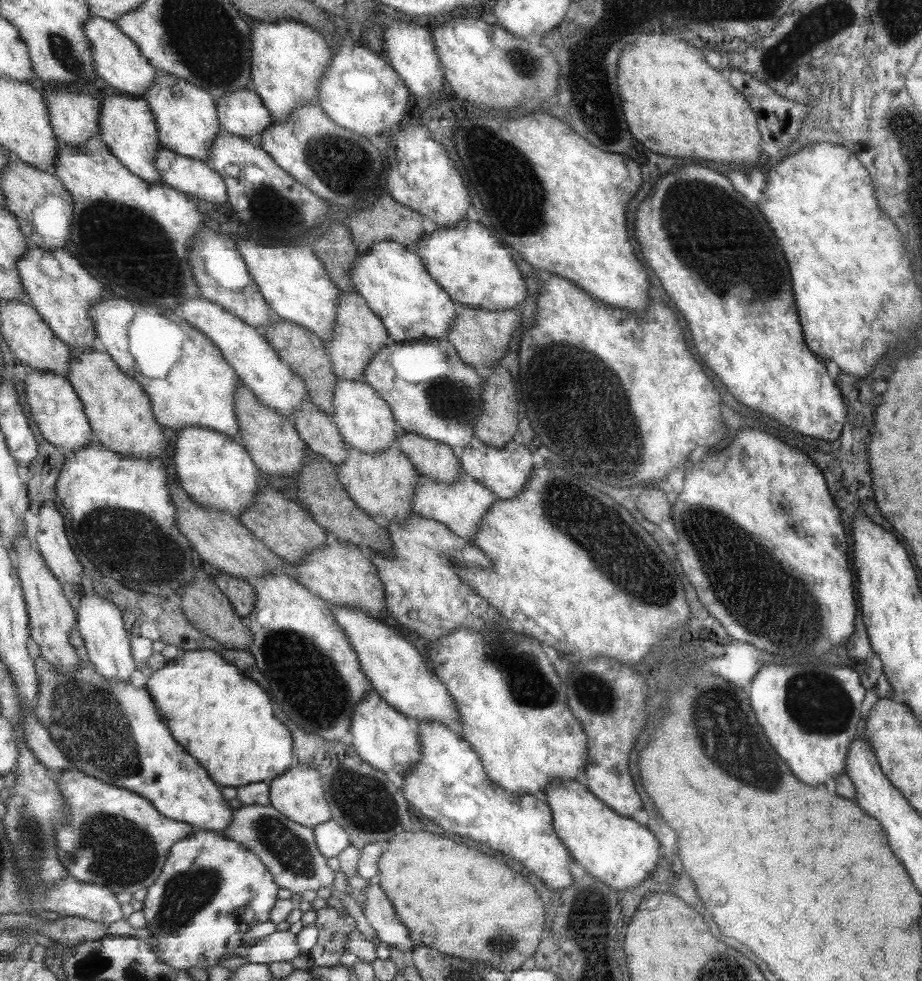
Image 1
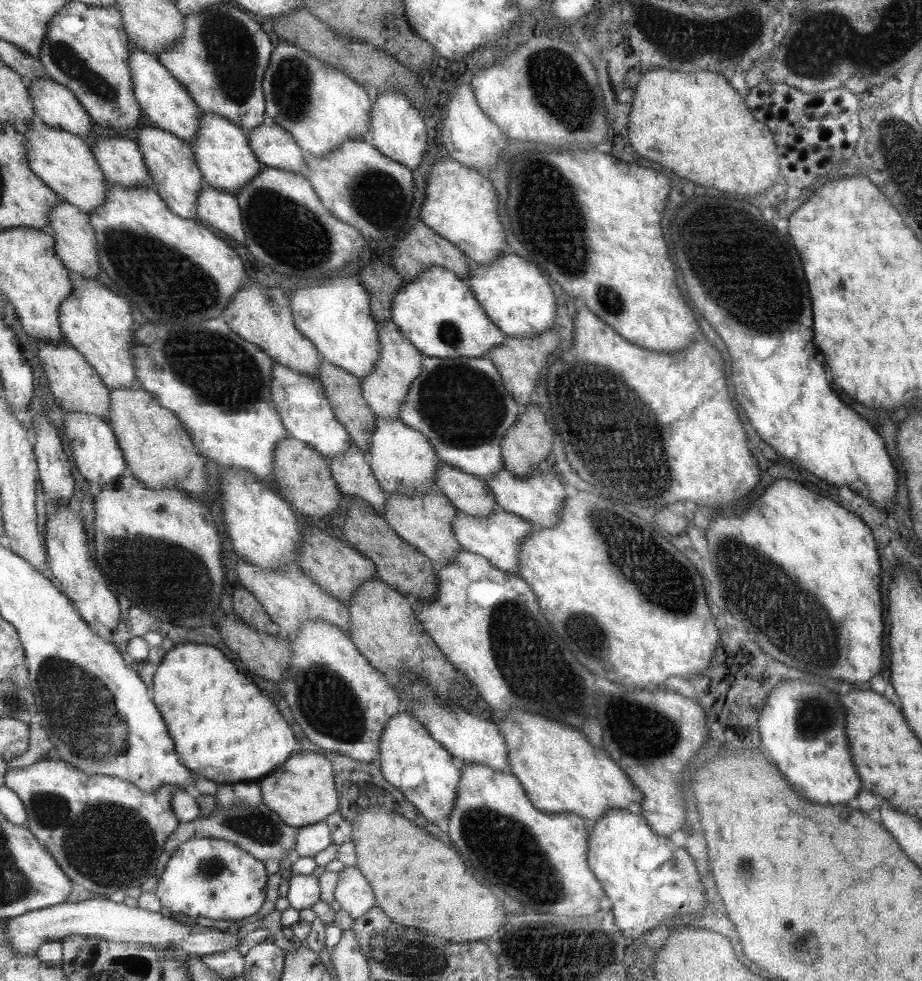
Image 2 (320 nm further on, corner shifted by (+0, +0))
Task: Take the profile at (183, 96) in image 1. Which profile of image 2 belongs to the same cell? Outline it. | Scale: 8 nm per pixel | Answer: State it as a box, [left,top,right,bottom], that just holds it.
[192,112,264,196]

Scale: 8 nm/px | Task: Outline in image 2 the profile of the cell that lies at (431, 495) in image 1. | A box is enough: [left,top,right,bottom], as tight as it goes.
[454,504,539,576]

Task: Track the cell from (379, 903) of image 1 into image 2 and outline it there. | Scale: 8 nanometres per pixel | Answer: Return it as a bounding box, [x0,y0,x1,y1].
[335,867,377,920]

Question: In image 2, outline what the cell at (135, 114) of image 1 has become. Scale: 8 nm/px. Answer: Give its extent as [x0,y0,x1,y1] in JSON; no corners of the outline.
[137,124,207,219]

